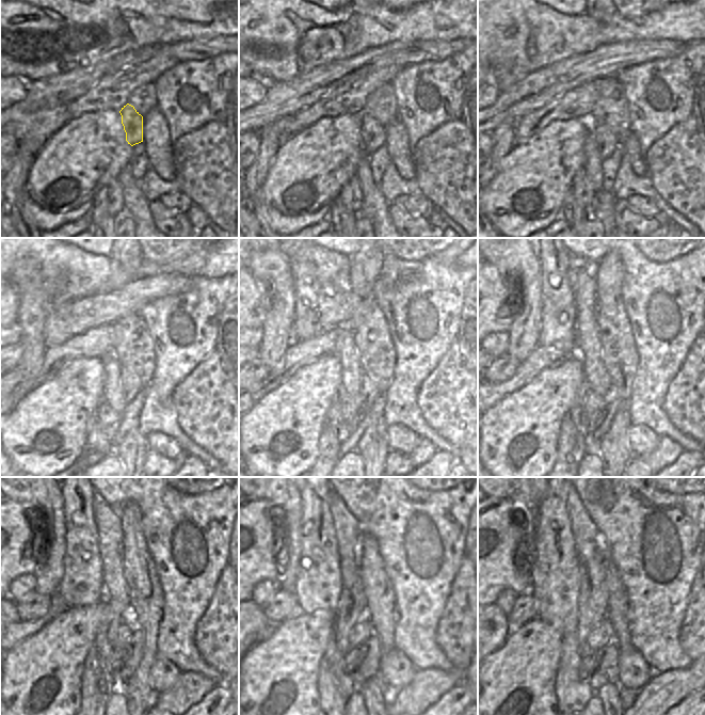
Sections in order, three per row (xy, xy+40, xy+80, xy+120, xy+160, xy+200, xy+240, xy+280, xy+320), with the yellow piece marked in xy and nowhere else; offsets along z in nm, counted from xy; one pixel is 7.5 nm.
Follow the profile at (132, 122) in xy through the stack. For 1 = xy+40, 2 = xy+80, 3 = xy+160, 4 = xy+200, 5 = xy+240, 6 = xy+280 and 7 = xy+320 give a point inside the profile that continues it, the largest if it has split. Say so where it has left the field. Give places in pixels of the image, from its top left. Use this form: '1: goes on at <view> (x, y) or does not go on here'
1: goes on at xy+40 (373, 136)
2: goes on at xy+80 (607, 142)
3: goes on at xy+160 (369, 388)
4: goes on at xy+200 (607, 412)
5: goes on at xy+240 (131, 653)
6: goes on at xy+280 (367, 664)
7: goes on at xy+320 (605, 669)

